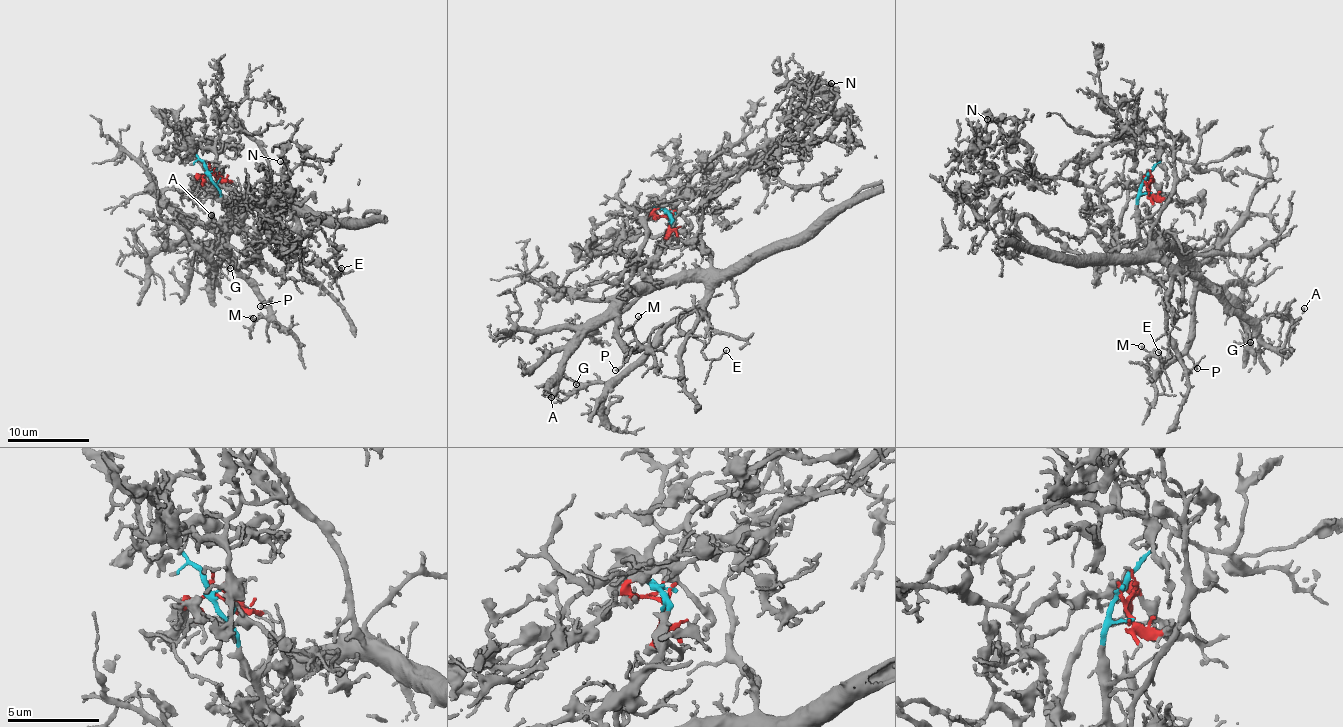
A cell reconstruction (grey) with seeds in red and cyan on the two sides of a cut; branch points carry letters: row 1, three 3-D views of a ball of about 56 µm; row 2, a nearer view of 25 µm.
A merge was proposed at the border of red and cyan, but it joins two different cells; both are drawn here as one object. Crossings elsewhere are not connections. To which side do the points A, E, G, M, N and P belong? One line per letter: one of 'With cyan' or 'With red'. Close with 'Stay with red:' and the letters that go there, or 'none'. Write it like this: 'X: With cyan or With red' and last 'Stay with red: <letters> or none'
A: With cyan
E: With cyan
G: With cyan
M: With cyan
N: With red
P: With cyan
Stay with red: N

